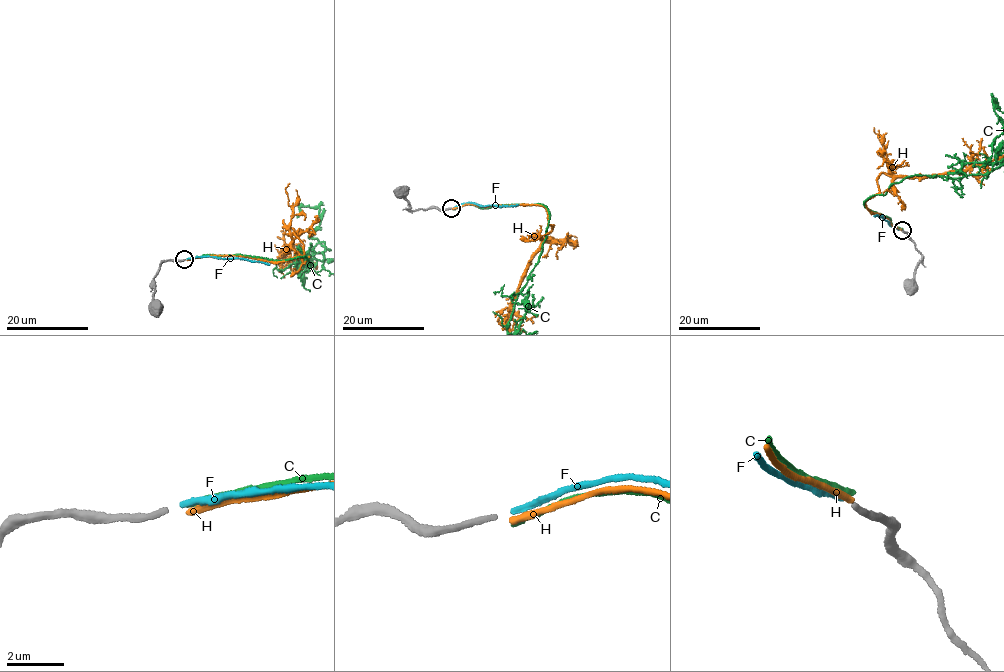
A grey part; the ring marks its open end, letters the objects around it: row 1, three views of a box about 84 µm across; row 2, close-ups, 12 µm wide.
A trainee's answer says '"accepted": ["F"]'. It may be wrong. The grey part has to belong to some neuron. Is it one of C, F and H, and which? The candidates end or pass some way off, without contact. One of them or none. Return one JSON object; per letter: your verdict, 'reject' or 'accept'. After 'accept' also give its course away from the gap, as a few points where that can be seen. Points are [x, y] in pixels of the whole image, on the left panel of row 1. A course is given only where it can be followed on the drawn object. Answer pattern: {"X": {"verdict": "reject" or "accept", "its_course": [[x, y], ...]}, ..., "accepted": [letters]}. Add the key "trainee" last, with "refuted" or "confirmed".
{"C": {"verdict": "reject"}, "F": {"verdict": "accept", "its_course": [[186, 259], [208, 255], [269, 265]]}, "H": {"verdict": "reject"}, "accepted": ["F"], "trainee": "confirmed"}

